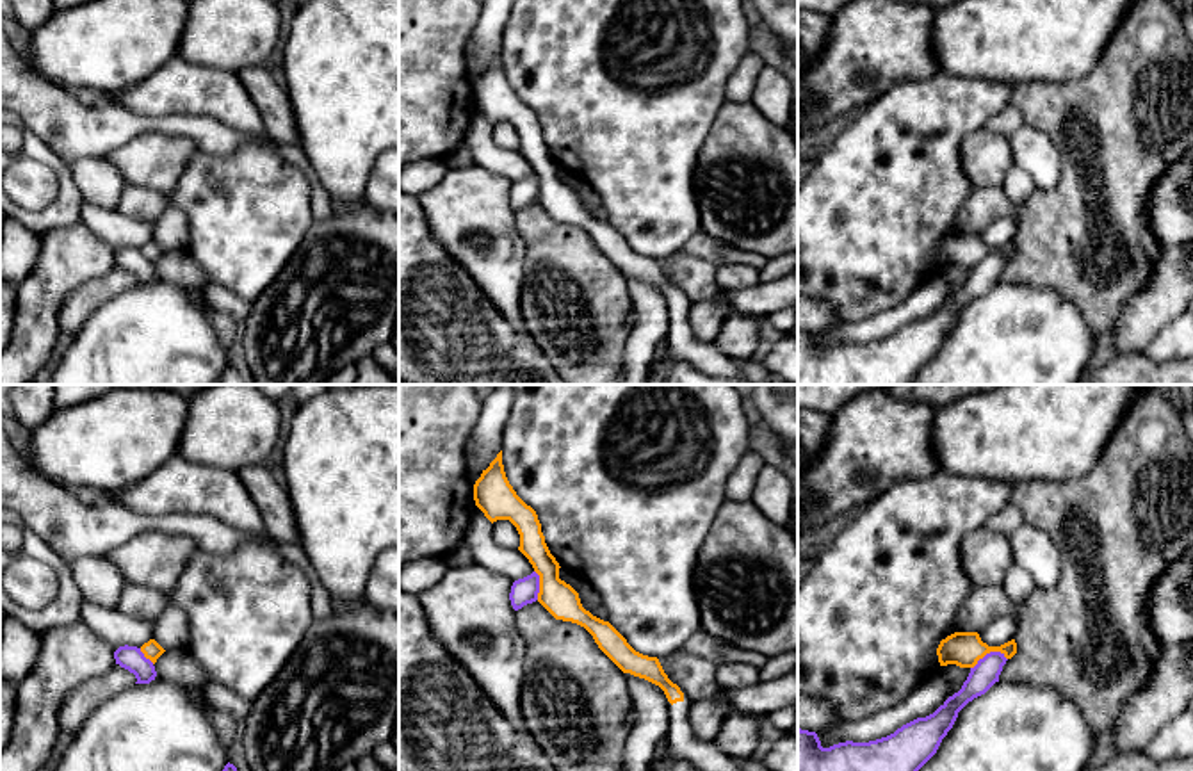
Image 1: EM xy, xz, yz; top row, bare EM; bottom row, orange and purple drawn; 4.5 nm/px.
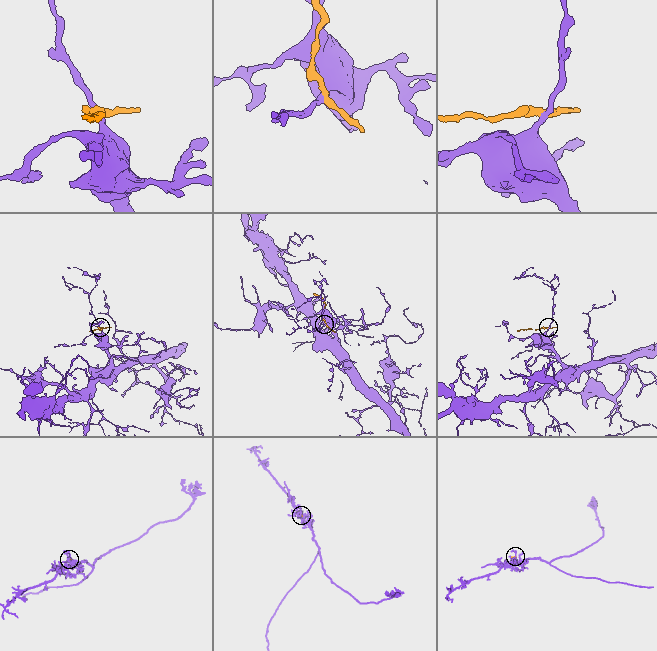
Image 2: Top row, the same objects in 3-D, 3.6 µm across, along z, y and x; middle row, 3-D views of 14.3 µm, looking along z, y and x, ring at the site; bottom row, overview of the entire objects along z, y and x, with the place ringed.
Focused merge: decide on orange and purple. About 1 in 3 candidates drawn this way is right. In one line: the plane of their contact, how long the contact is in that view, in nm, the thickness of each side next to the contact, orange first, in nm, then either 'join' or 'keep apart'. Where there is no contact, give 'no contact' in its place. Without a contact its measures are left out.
yz | 180 nm | 160/120 nm | keep apart

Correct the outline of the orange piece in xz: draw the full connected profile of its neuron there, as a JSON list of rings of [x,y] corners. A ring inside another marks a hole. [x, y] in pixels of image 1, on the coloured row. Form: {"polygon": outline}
{"polygon": [[[502,450],[475,481],[474,500],[491,523],[509,520],[516,527],[520,534],[518,550],[540,575],[538,602],[556,620],[584,627],[593,636],[598,648],[623,673],[645,678],[664,691],[668,702],[673,705],[670,732],[666,735],[670,750],[700,771],[743,771],[734,757],[721,753],[714,743],[703,743],[694,737],[686,719],[684,693],[668,678],[659,659],[636,652],[609,621],[586,611],[579,593],[559,579],[561,566],[545,543],[536,511],[516,495],[506,477]]]}

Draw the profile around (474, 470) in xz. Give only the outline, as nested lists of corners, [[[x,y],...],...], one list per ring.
[[[468,438],[467,440],[467,445],[465,445],[465,463],[467,463],[467,468],[468,468],[468,477],[475,484],[475,481],[483,474],[483,468],[477,463],[477,458],[475,458],[475,443],[474,443],[472,438]]]

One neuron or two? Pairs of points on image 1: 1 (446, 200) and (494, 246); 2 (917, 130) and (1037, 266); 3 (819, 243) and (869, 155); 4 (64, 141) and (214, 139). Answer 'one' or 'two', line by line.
1: one
2: two
3: one
4: one

